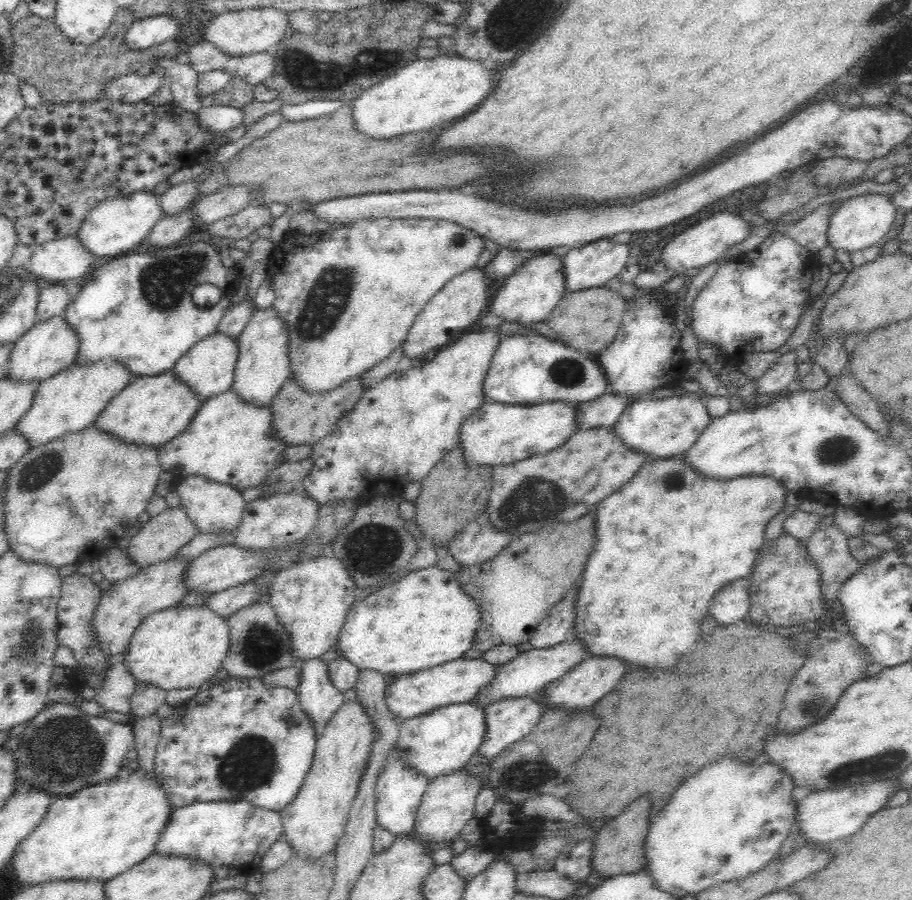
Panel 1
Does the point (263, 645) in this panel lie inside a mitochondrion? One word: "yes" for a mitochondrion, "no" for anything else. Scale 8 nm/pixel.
yes

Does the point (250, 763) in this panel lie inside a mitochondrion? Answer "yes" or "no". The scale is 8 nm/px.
yes

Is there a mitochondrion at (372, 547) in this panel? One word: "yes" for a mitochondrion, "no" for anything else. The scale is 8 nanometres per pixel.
yes

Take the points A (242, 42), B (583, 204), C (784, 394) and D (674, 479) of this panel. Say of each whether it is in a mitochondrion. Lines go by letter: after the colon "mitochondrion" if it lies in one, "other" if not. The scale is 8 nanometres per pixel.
A: other
B: other
C: other
D: mitochondrion

